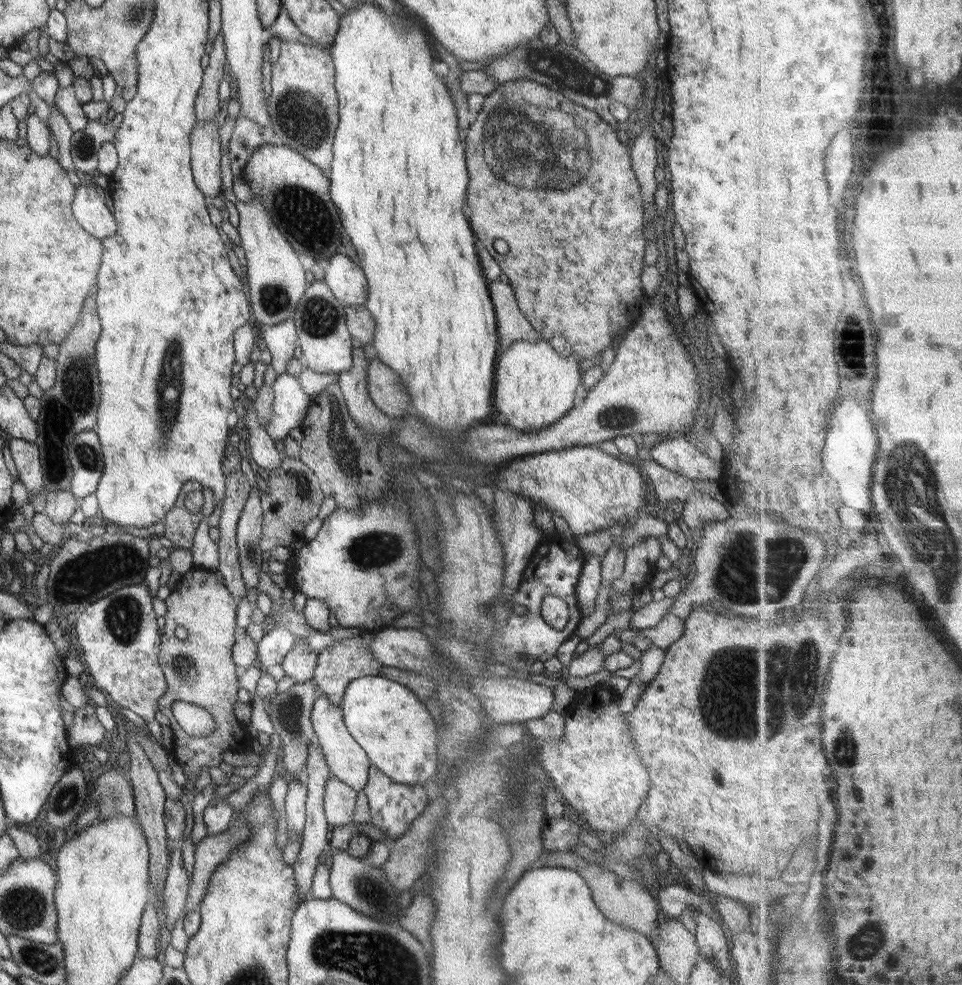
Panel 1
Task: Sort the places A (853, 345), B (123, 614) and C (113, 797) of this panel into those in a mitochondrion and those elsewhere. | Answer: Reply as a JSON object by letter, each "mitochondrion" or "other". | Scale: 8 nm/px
{"A":"mitochondrion","B":"mitochondrion","C":"mitochondrion"}

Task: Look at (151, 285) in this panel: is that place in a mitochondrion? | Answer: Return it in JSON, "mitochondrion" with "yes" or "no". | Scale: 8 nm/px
{"mitochondrion":"no"}

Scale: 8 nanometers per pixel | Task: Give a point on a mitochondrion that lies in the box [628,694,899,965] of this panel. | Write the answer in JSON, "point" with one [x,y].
{"point":[871,935]}

